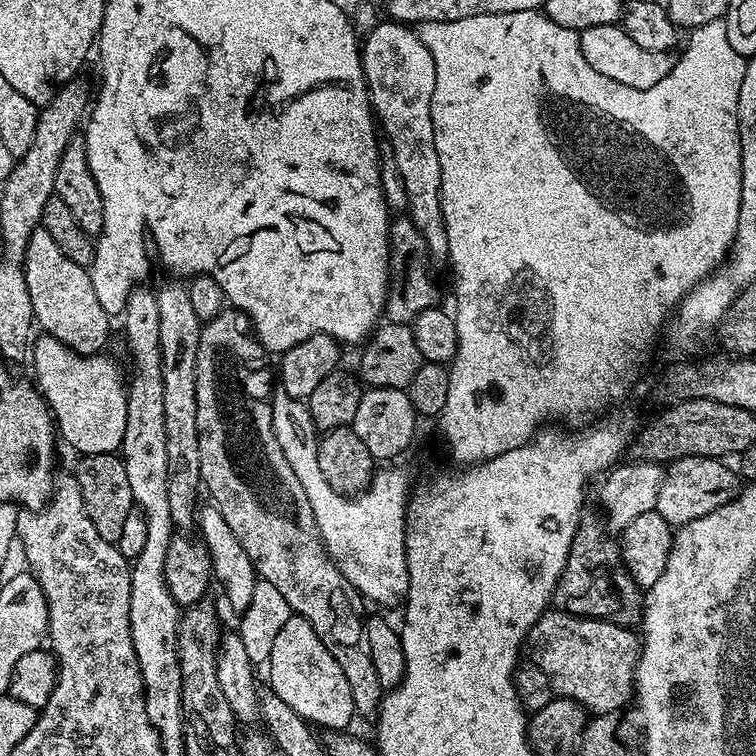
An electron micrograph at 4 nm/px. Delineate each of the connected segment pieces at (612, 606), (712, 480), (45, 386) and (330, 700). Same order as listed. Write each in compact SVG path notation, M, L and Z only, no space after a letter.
M585 530L577 531L576 533L576 541L572 544L572 549L570 550L570 554L566 558L566 566L562 570L562 574L558 578L558 586L554 590L554 594L552 595L552 604L555 605L557 609L561 612L569 612L571 616L590 616L593 618L607 618L612 621L613 624L623 624L625 626L636 626L641 623L642 617L644 615L644 598L642 595L642 589L639 588L634 582L634 578L624 567L624 559L620 554L620 541L616 538L608 538L612 540L604 541L596 541L592 540L592 536L588 532L584 532Z
M691 456L681 460L673 460L667 465L664 481L658 490L656 512L666 518L666 522L673 526L689 524L723 504L736 499L738 491L738 476L735 471L727 468L723 459L714 456Z
M40 334L35 337L32 346L31 364L32 372L36 375L35 387L48 403L52 418L56 421L59 439L63 443L65 440L76 451L76 454L83 455L102 454L121 447L122 437L126 430L128 394L125 377L120 377L119 366L108 357L108 354L80 356L52 336Z
M294 614L286 626L278 630L278 638L274 638L274 650L270 650L266 671L267 683L278 694L278 698L282 698L290 710L294 710L309 724L321 724L324 730L344 730L354 720L346 674L342 674L342 666L334 662L334 654L322 646L322 638L314 634L314 626L310 626L306 618Z

